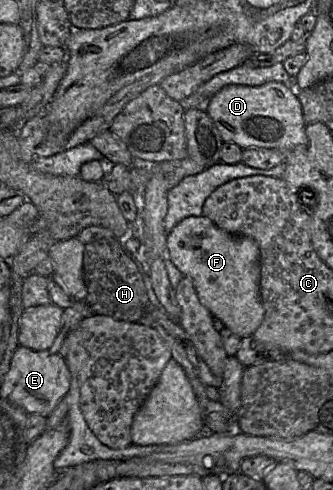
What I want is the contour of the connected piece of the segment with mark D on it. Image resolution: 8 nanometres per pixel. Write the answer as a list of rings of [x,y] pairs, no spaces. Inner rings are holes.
[[[279,82],[256,87],[225,86],[211,98],[206,112],[222,141],[234,143],[241,149],[268,148],[290,152],[306,141],[306,124],[296,90]]]

